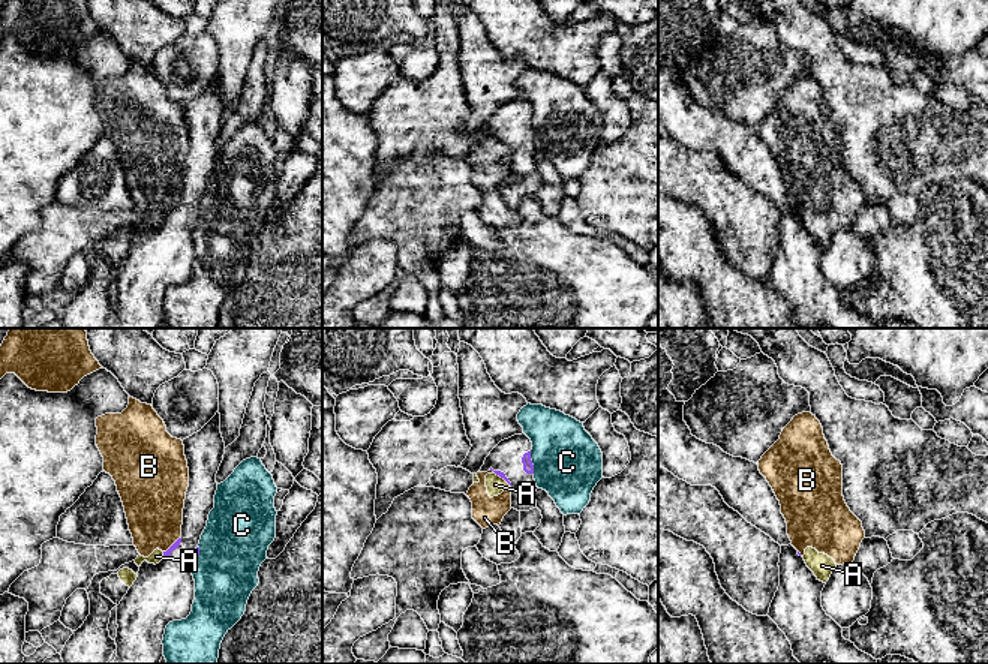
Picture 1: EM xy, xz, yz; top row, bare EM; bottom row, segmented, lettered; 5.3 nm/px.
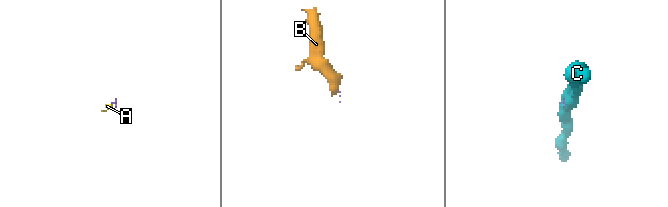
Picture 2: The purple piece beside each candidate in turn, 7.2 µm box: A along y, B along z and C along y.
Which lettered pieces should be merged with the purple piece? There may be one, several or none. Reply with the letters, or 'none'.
none

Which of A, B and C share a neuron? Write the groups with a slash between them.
A B / C

